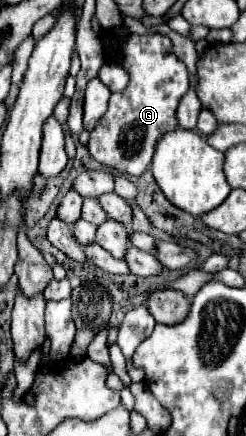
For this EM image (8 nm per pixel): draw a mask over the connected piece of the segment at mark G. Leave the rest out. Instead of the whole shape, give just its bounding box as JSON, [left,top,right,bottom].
[87,34,189,176]

